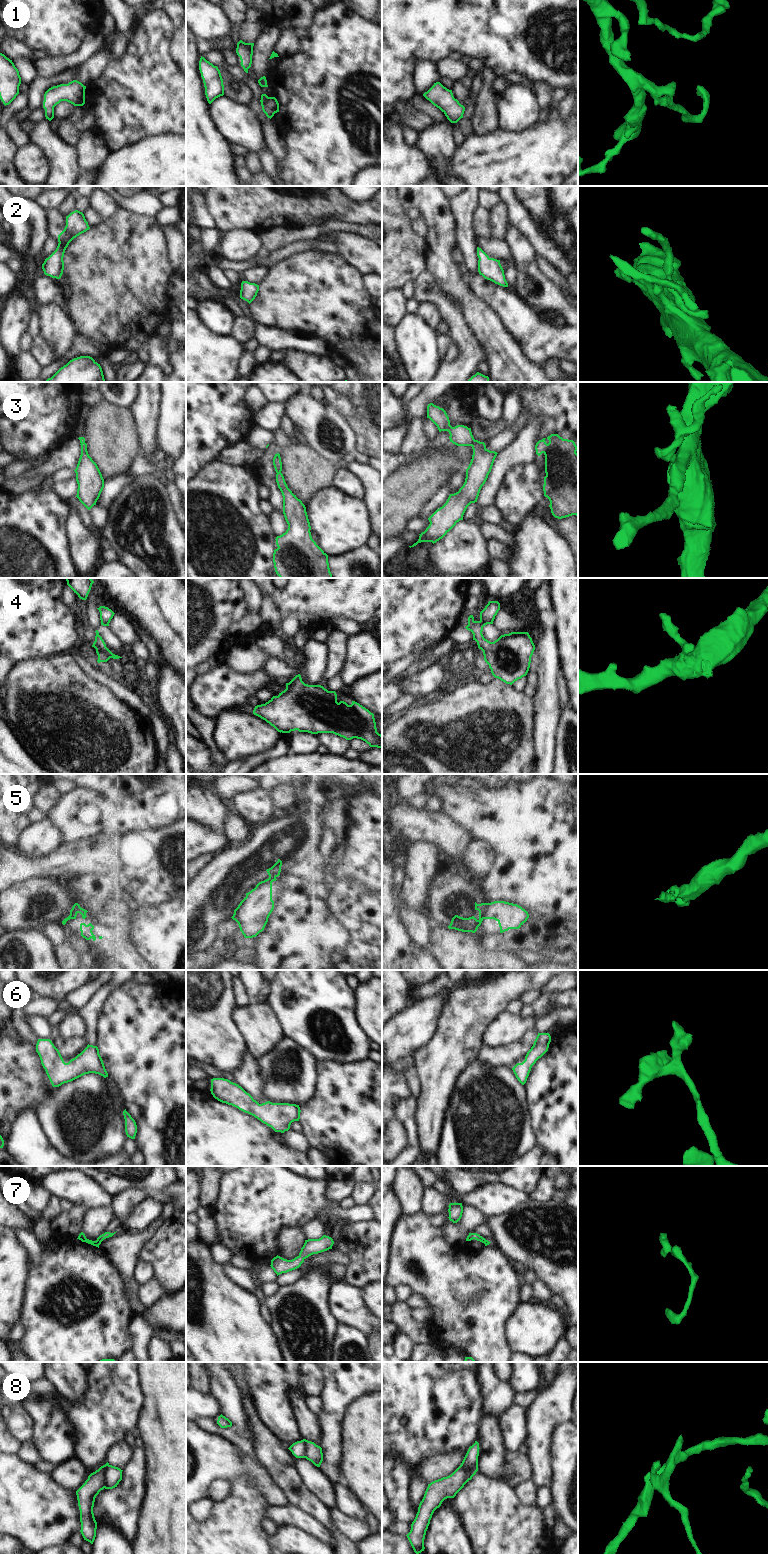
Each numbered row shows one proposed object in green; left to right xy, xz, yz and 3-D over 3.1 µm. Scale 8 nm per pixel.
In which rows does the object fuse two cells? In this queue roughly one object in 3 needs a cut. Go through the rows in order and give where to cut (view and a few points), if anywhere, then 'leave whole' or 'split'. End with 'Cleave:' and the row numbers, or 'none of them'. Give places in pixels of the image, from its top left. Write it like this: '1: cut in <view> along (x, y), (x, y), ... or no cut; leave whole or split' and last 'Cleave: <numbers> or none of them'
1: no cut; leave whole
2: no cut; leave whole
3: no cut; leave whole
4: no cut; leave whole
5: cut in yz along (486, 903), (483, 918); split
6: no cut; leave whole
7: no cut; leave whole
8: cut in xy along (108, 1464), (105, 1470), (104, 1487); split
Cleave: 5, 8

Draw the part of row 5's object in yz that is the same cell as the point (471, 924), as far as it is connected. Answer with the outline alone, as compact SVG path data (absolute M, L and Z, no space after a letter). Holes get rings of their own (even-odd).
M475 902L475 910L479 911L478 920L474 916L469 917L469 918L463 918L458 915L455 915L452 918L451 923L448 926L448 928L462 931L462 932L475 933L484 919L485 906L486 906L486 903L477 904Z

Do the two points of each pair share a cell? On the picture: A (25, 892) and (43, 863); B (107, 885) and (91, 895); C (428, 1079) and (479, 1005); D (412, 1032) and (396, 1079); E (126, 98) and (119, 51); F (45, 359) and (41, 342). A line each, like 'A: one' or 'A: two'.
A: two
B: one
C: one
D: one
E: two
F: one

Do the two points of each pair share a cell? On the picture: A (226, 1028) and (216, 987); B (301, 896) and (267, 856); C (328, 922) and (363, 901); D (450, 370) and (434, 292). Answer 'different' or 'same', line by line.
A: same
B: different
C: different
D: same

